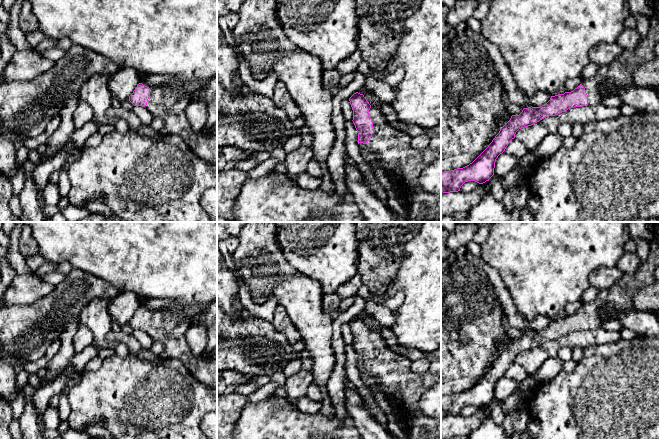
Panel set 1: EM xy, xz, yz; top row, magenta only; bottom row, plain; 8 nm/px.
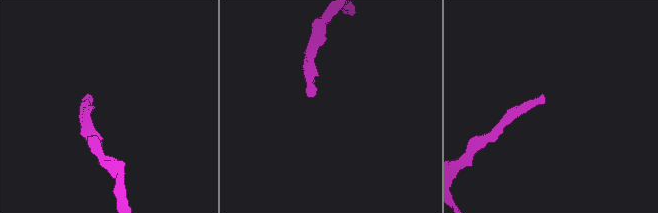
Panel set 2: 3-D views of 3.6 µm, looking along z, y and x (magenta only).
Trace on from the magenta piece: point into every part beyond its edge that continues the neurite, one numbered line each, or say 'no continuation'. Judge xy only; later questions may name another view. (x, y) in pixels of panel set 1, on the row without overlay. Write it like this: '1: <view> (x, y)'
1: xy (168, 326)

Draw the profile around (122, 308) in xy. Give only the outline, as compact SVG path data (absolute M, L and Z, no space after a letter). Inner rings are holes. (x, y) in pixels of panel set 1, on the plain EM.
M126 291L109 300L109 314L112 321L123 326L129 323L137 309L140 299L131 291Z

